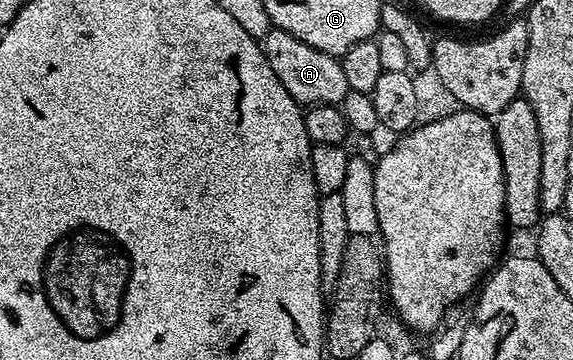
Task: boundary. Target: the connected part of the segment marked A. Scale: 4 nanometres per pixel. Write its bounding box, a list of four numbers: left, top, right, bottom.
[261,28,348,107]

